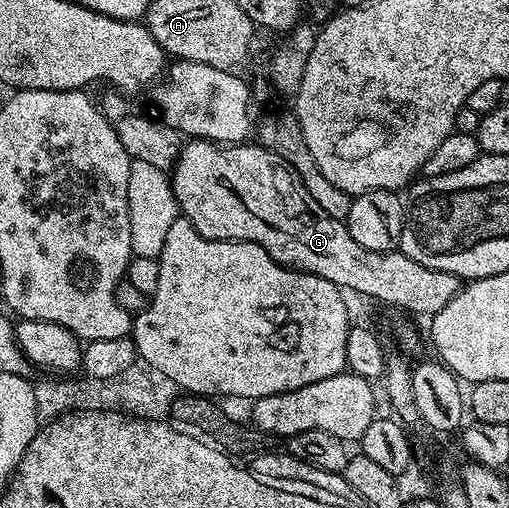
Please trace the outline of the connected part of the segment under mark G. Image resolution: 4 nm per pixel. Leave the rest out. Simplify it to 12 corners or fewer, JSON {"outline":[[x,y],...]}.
{"outline":[[191,139],[170,174],[205,239],[257,243],[383,305],[434,317],[457,275],[291,217],[262,144]]}

